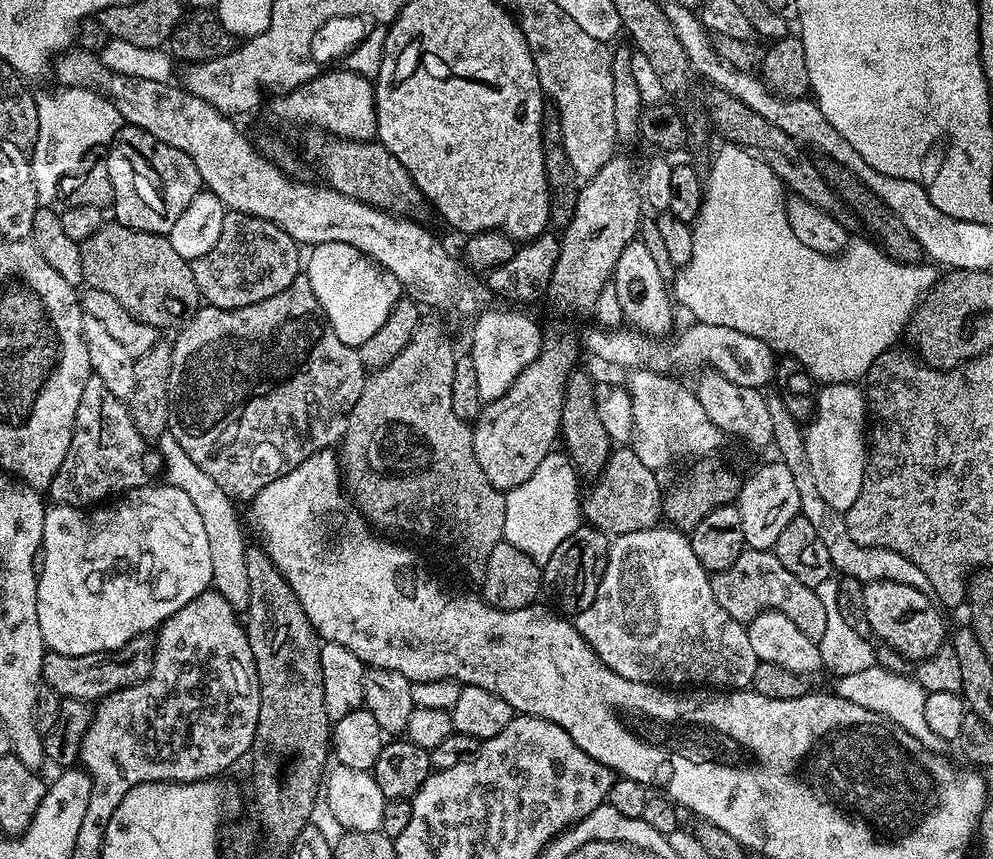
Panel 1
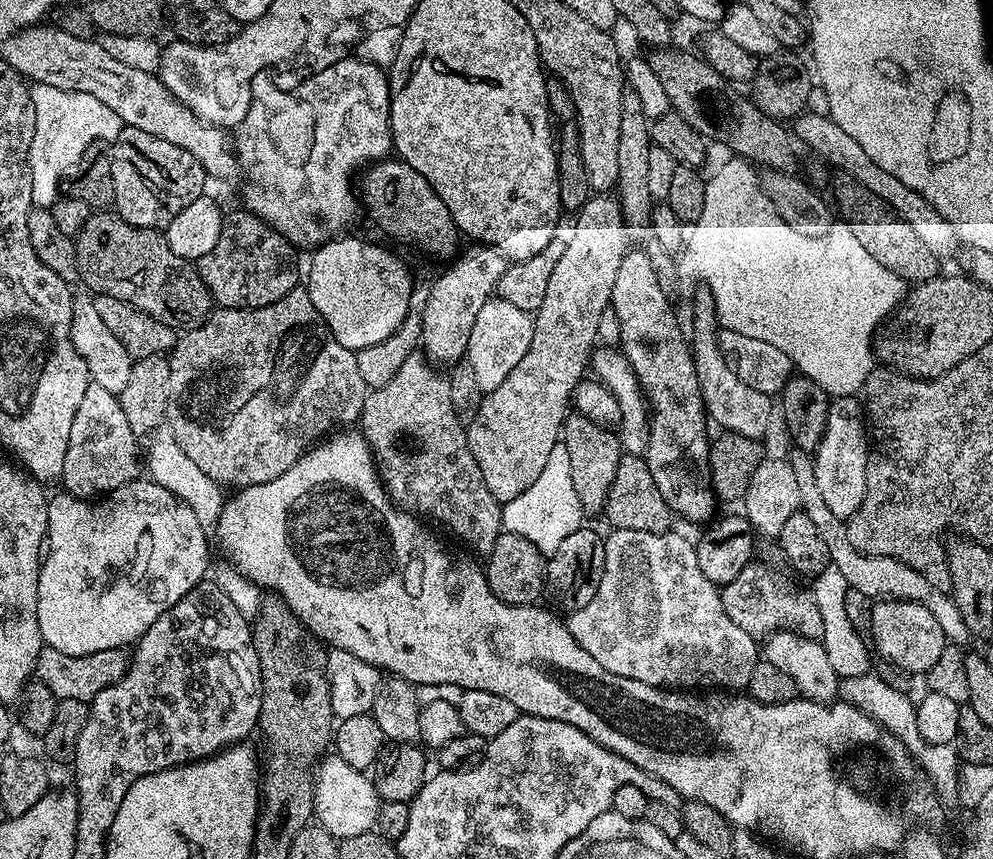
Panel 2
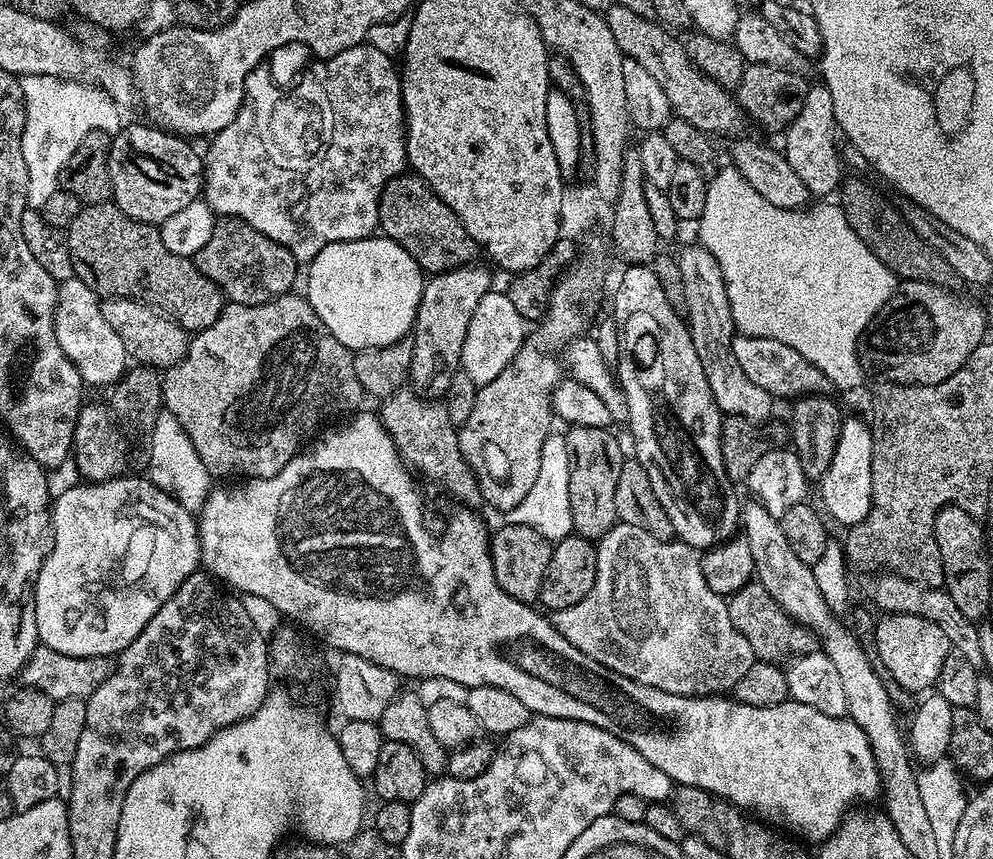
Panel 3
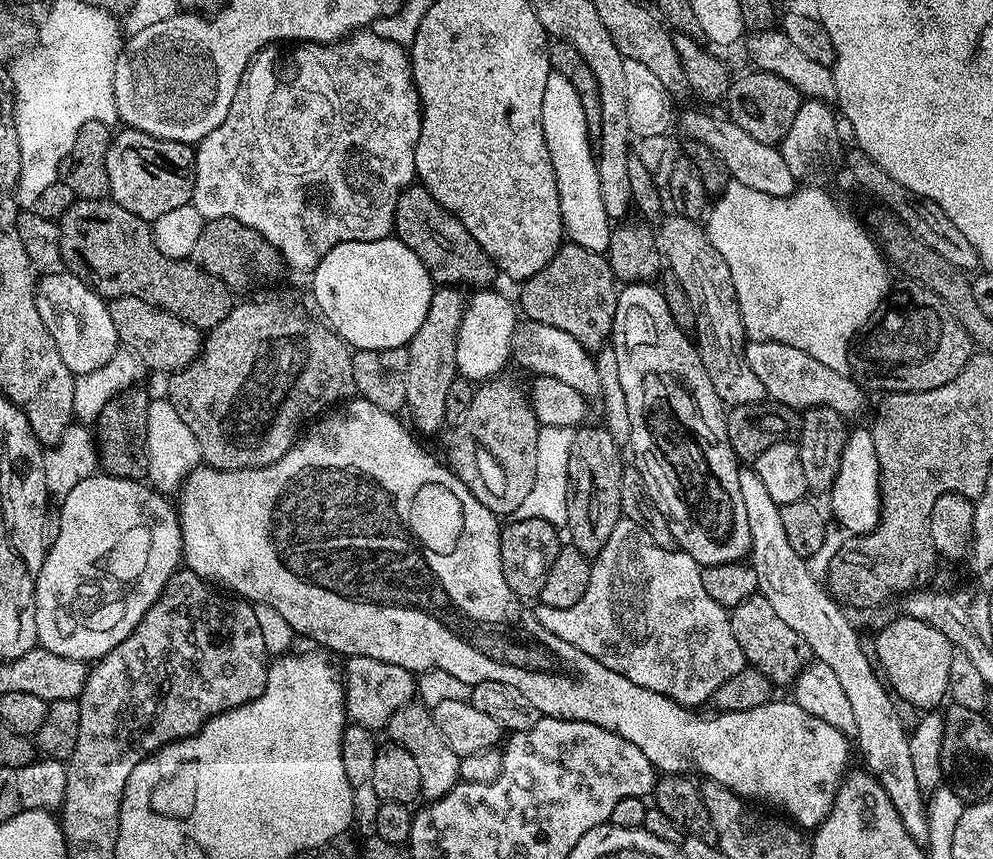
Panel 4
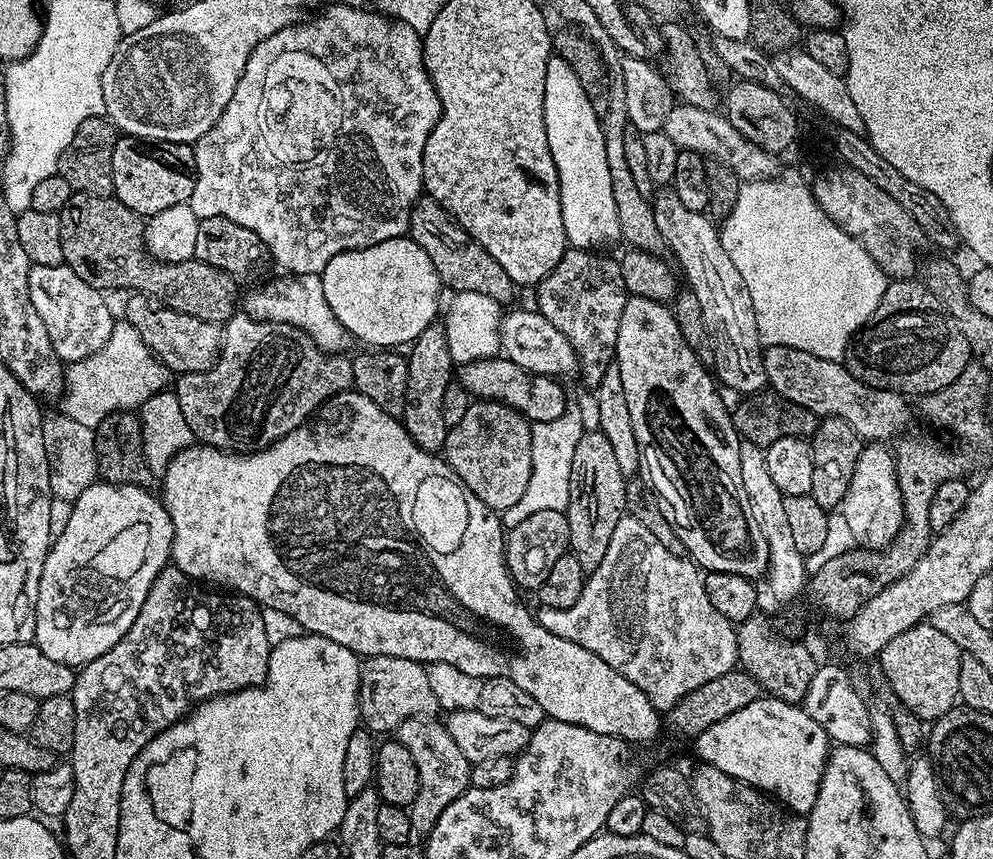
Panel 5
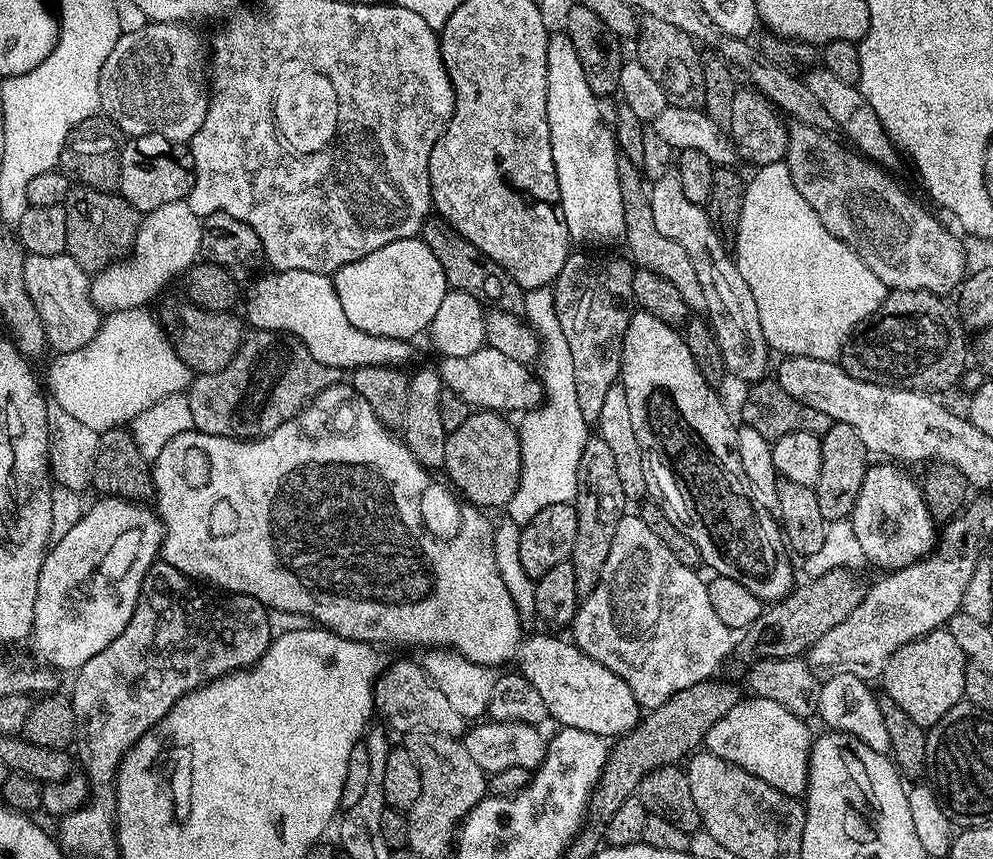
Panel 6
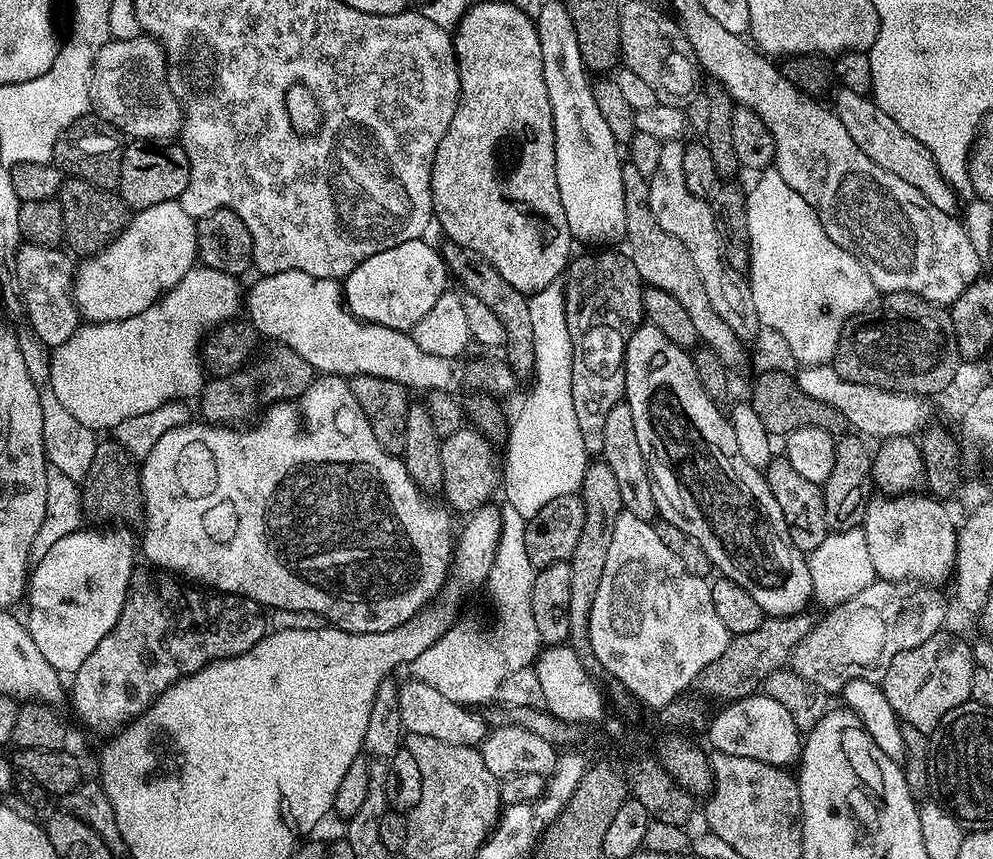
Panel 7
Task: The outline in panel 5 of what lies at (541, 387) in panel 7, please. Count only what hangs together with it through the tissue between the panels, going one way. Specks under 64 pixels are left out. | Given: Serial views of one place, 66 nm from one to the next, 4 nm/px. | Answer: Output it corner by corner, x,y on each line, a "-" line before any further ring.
566,410
554,422
532,424
532,473
526,494
502,513
505,521
516,524
538,510
564,512
570,502
570,466
574,463
574,446
584,437
586,425
578,413

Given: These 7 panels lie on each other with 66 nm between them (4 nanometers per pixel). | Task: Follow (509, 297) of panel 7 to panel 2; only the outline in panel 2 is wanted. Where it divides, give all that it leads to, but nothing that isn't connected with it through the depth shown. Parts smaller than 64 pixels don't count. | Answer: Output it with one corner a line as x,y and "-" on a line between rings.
385,158
369,165
361,178
358,196
362,201
363,211
364,208
368,211
369,218
386,235
393,236
428,256
437,256
443,262
451,261
457,255
462,233
456,227
450,210
446,210
442,198
436,196
436,191
418,170
402,159

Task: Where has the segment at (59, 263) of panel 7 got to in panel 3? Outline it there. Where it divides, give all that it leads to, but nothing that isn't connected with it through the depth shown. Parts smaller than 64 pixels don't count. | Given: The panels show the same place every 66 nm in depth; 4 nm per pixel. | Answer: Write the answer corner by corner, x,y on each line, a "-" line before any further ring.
75,278
59,281
54,310
54,334
58,338
58,346
62,346
66,358
74,362
78,374
88,386
115,384
130,364
126,346
122,346
118,334
114,334
114,330
110,330
110,325
106,323
106,318
102,318
100,302
101,297
90,290
86,282

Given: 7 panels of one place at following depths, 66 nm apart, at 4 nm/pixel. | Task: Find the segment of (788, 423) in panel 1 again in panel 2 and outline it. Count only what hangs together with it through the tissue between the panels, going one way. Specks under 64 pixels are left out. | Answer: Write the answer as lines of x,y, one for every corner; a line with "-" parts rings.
793,447
791,451
792,453
787,453
786,459
792,465
794,478
798,478
800,507
806,514
806,518
810,518
810,522
814,522
818,534
822,537
822,542
826,542
831,567
846,578
849,589
861,591
873,602
878,600
918,602
922,606
926,606
926,610
930,610
930,614
934,614
934,619
938,621
938,626
942,626
942,634
949,645
967,645
966,642
969,643
970,637
966,630
966,622
962,622
962,614
956,603
953,602
951,595
930,586
930,582
926,582
926,578
922,578
922,574
918,574
918,570
910,570
910,566
906,566
906,562
898,562
898,558
867,556
865,552
854,550
848,537
847,523
841,517
836,516
834,510
830,510
830,506
826,506
822,494
818,494
818,482
814,478
813,457
797,447

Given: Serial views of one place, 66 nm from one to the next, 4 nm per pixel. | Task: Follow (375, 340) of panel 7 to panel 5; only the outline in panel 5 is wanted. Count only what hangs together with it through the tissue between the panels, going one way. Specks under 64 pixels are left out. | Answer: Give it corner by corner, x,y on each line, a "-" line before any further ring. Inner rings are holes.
280,274
277,280
267,280
265,279
259,286
249,287
243,293
243,315
255,320
269,320
275,324
294,326
305,332
324,352
344,354
349,351
347,349
350,343
348,331
342,326
342,322
338,322
338,318
334,318
334,310
330,310
322,294
319,275
-
500,354
493,356
491,360
470,362
459,365
458,368
458,383
468,391
469,397
476,400
496,400
499,404
521,412
532,424
554,422
554,418
562,418
566,404
564,388
559,382
559,379
551,376
532,375

